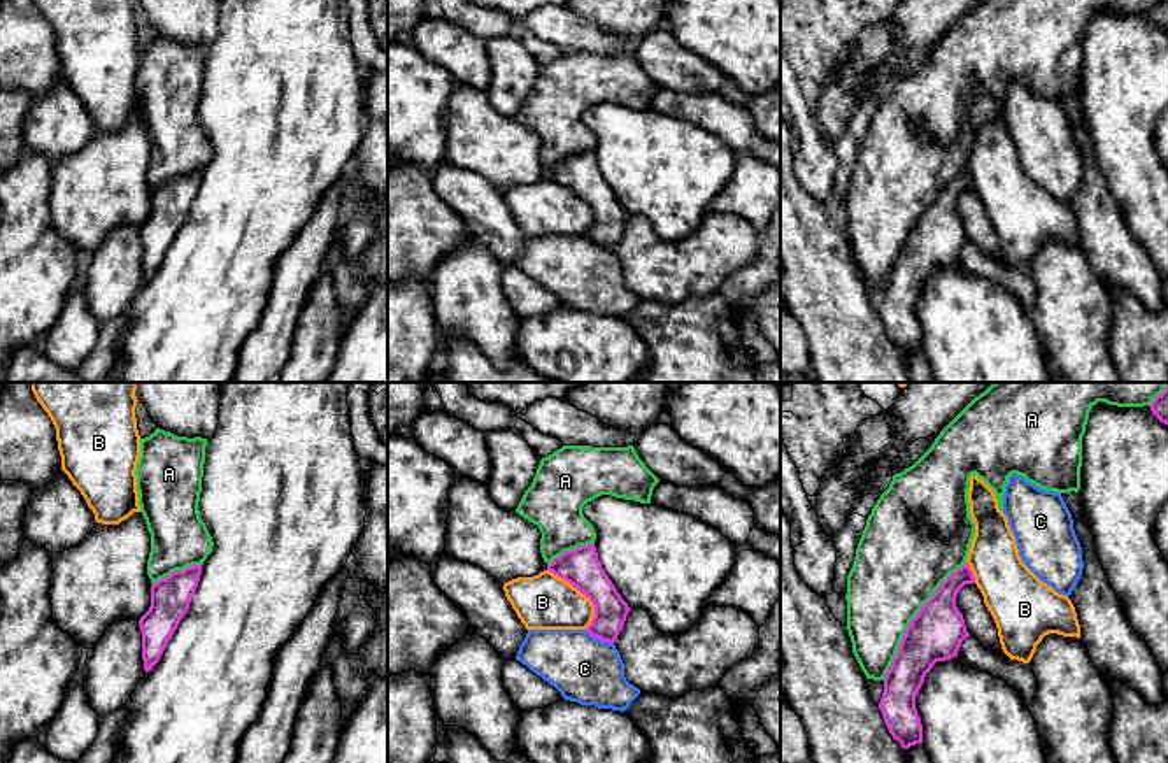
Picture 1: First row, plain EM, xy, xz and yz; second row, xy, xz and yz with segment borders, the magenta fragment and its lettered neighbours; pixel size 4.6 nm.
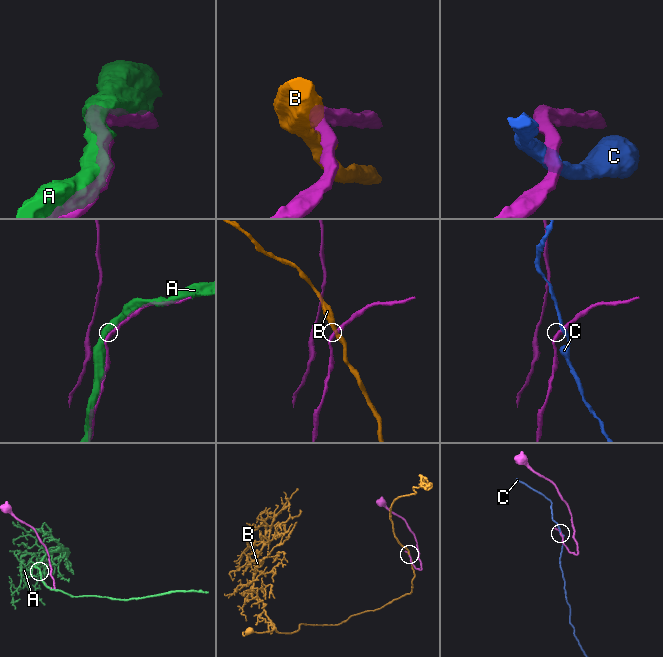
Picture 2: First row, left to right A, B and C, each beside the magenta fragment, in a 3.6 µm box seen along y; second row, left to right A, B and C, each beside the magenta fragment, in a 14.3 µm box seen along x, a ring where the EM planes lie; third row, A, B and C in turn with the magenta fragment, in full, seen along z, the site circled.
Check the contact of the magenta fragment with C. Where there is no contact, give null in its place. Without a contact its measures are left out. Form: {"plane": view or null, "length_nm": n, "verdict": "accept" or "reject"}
{"plane": "xz", "length_nm": 150, "verdict": "reject"}

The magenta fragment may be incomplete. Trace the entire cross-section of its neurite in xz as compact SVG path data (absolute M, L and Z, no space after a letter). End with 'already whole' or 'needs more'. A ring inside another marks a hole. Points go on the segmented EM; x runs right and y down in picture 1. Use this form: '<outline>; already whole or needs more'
M563 446L540 460L516 509L538 526L547 570L593 602L595 617L586 631L609 644L616 642L631 609L602 568L596 531L582 507L602 495L651 503L658 482L633 446Z; needs more

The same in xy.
M156 428L140 439L137 491L151 533L147 575L151 607L140 617L142 660L149 672L189 609L202 565L214 542L198 502L207 439L177 437Z; needs more

